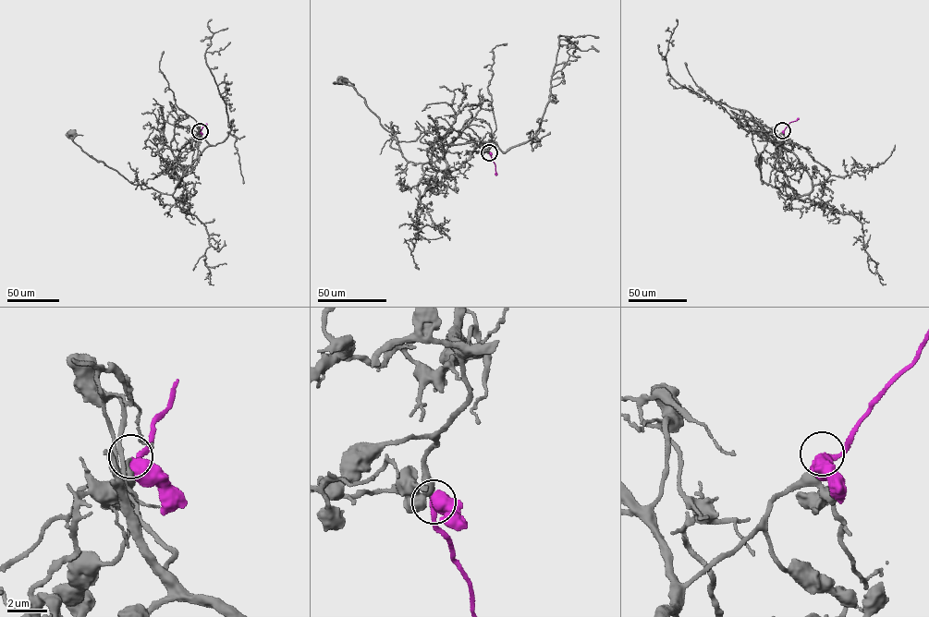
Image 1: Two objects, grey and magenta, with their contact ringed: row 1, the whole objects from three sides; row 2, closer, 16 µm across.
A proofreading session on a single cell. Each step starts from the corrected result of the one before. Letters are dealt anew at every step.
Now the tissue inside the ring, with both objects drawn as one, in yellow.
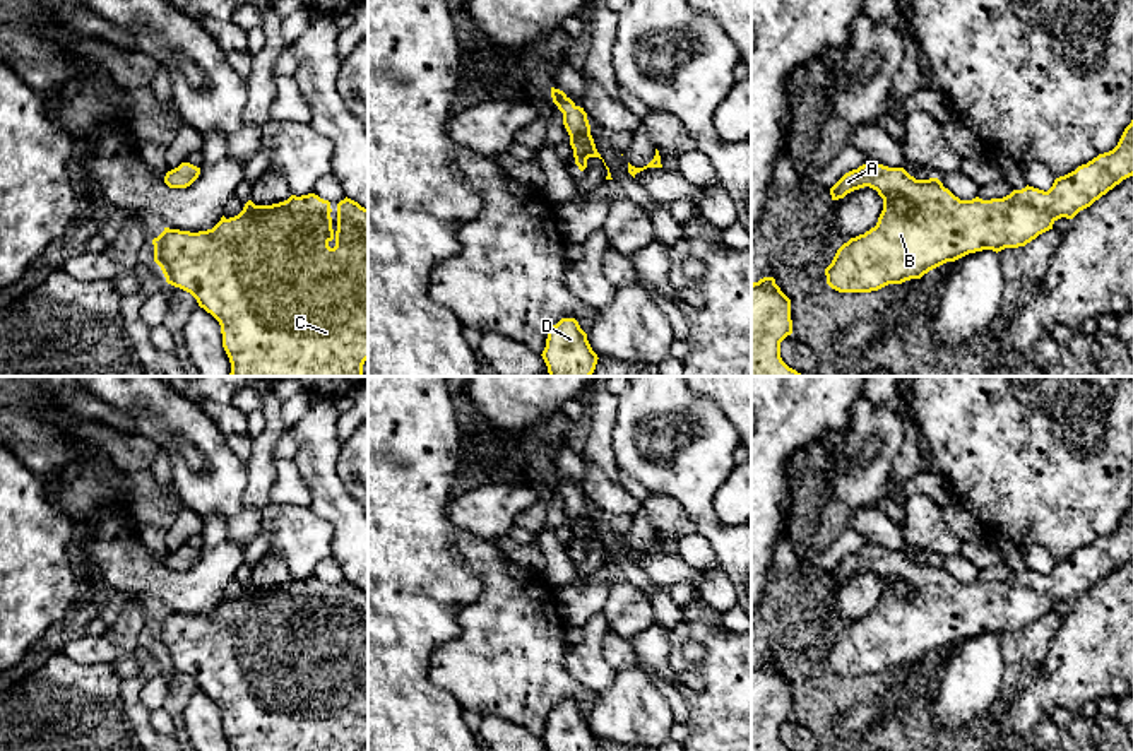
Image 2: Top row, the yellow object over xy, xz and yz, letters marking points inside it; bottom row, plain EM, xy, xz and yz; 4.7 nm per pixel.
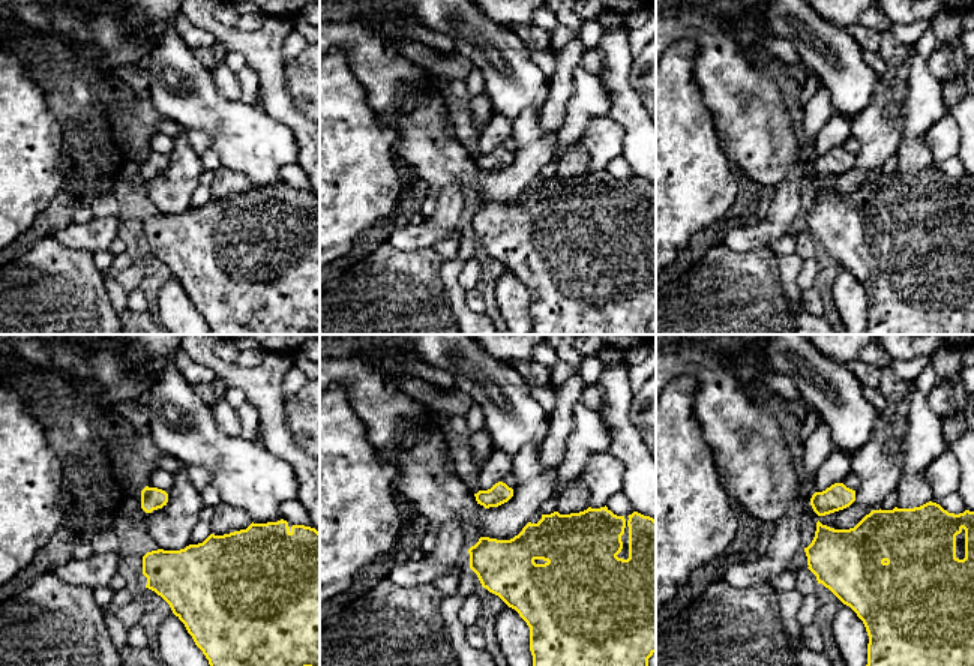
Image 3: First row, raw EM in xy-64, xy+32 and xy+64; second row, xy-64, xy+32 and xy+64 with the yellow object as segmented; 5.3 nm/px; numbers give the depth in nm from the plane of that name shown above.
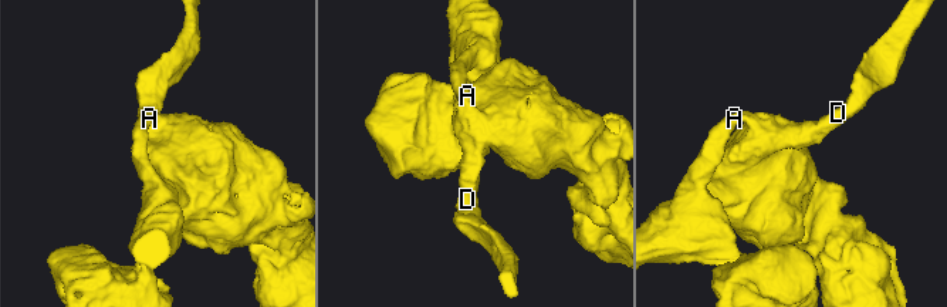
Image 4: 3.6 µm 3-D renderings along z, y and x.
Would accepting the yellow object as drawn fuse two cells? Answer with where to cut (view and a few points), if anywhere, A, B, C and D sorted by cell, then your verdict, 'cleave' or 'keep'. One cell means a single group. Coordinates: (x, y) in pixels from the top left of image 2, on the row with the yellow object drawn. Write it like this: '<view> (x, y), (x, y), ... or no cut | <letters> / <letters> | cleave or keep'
no cut | A B C D | keep

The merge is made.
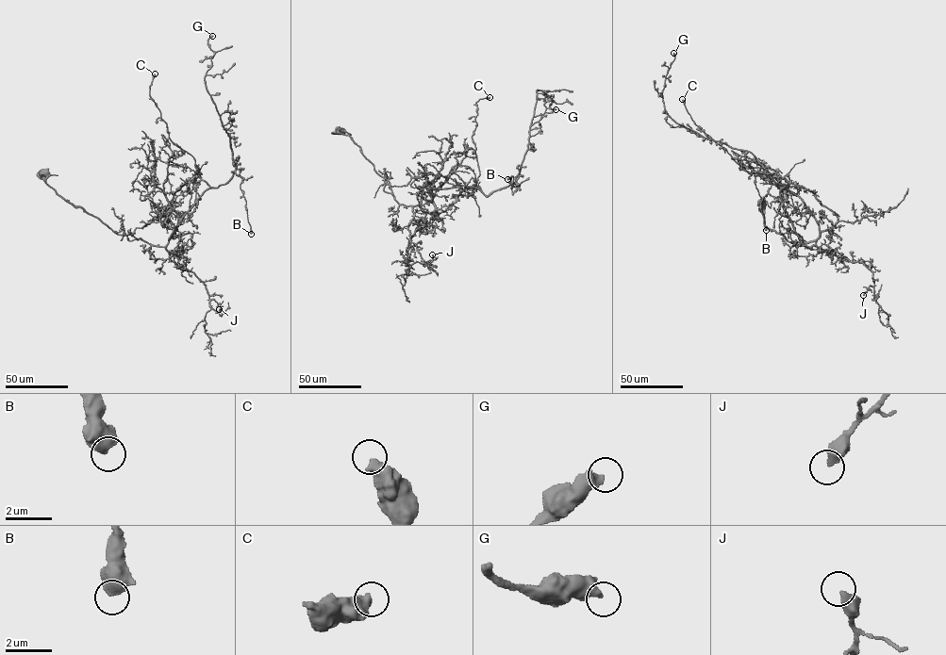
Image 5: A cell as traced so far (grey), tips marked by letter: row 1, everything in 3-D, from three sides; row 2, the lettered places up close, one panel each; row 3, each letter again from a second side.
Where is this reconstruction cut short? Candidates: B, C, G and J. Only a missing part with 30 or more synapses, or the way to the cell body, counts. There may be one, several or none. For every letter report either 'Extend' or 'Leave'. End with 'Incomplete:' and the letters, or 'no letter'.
B: Leave
C: Leave
G: Leave
J: Leave
Incomplete: no letter

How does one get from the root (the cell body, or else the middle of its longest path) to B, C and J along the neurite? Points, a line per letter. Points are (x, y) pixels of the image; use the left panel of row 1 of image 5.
B: (44, 172), (65, 200), (115, 233), (159, 247), (204, 192), (228, 183), (234, 172), (242, 178), (251, 234)
C: (44, 172), (117, 234), (165, 247), (178, 220), (162, 185), (183, 151), (149, 94), (155, 73)
J: (44, 172), (45, 183), (65, 200), (115, 233), (164, 247), (178, 268), (203, 283), (219, 309)

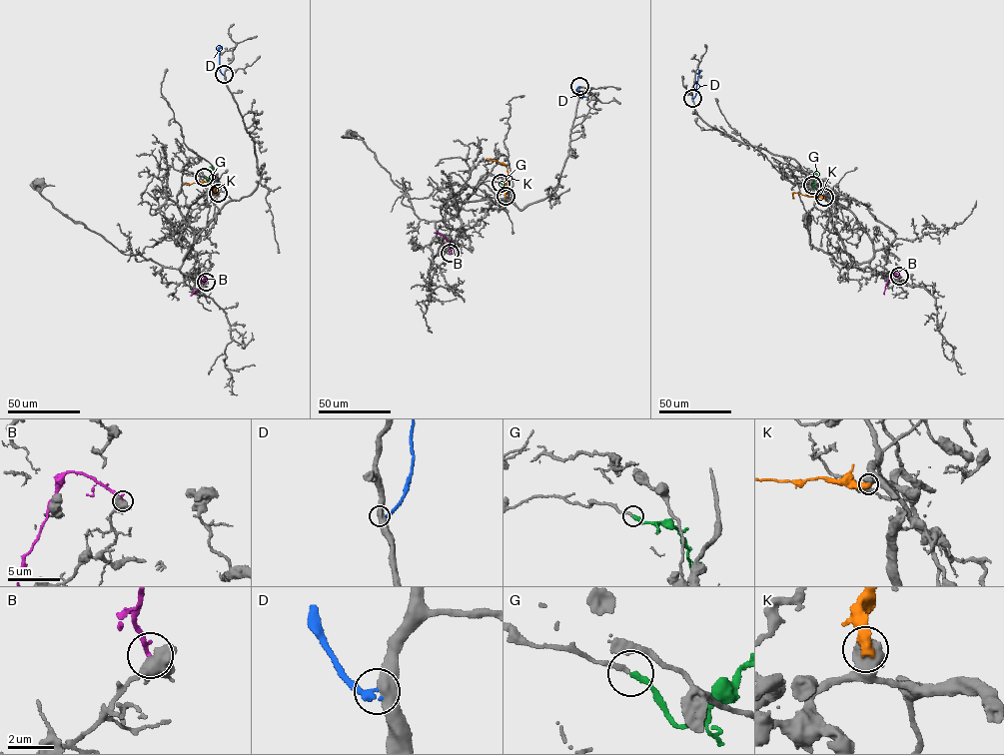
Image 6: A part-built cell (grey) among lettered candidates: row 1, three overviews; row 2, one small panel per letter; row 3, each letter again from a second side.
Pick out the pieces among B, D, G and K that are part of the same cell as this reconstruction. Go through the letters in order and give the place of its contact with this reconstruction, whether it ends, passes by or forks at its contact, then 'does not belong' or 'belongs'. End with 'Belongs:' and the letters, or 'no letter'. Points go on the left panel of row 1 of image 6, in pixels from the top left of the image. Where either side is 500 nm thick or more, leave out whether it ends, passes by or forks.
B: contact (206, 282); it ends; does not belong
D: contact (224, 74); it ends; does not belong
G: contact (204, 177); it ends; belongs
K: contact (218, 193); does not belong
Belongs: G

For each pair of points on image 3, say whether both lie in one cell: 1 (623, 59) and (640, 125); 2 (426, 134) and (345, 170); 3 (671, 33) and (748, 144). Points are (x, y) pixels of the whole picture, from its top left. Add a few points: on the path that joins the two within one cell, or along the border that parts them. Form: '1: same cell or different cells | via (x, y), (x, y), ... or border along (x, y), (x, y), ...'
1: same cell | via (620, 75), (620, 90), (626, 108)
2: different cells | border along (380, 116), (380, 122), (396, 134), (395, 159)
3: same cell | via (704, 44), (748, 111)

